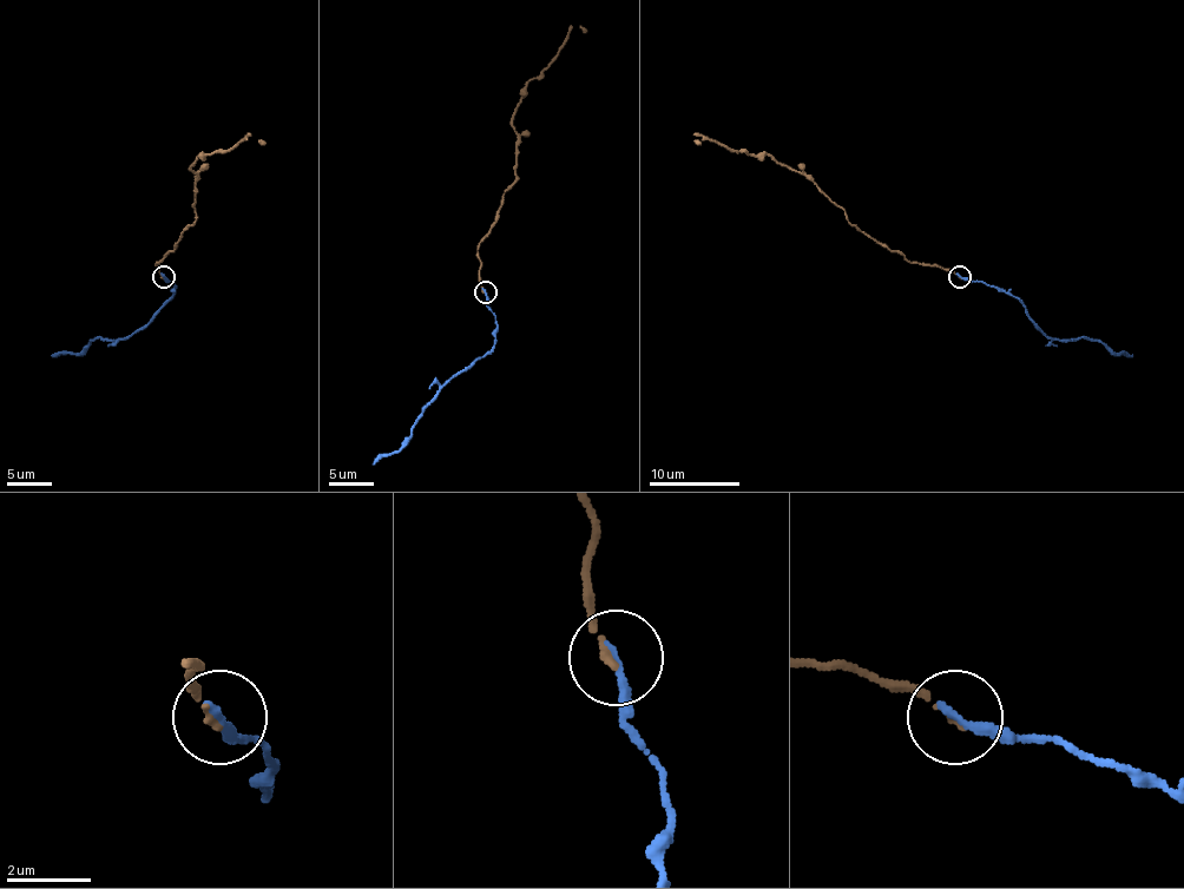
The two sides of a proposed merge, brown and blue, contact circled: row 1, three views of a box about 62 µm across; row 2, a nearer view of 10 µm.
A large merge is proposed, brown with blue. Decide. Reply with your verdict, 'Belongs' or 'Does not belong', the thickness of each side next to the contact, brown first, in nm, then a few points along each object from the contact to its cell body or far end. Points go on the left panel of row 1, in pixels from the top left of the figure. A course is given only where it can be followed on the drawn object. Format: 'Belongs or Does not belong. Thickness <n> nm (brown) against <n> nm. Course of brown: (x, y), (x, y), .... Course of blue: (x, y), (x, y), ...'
Does not belong. Thickness 170 nm (brown) against 240 nm. Course of brown: (162, 276), (156, 262), (176, 247), (196, 219), (191, 165), (201, 156), (228, 152), (245, 136), (265, 143). Course of blue: (164, 276), (176, 284), (171, 296), (131, 336), (99, 338), (80, 353), (52, 357)

